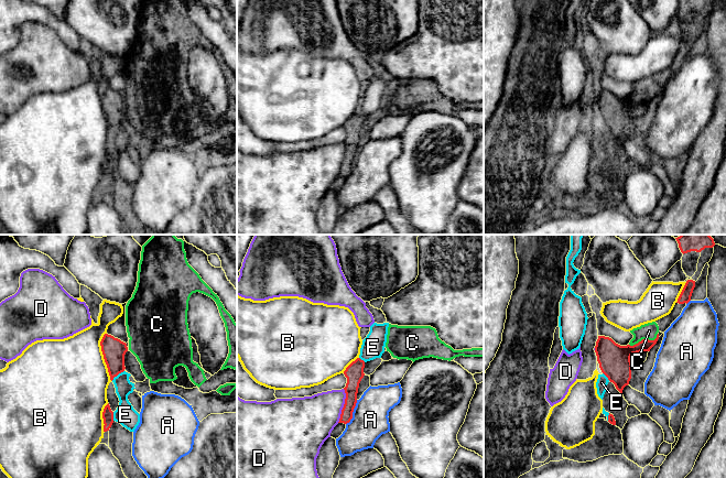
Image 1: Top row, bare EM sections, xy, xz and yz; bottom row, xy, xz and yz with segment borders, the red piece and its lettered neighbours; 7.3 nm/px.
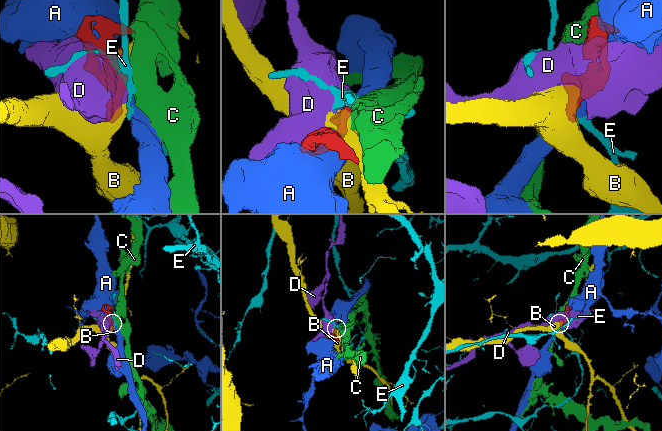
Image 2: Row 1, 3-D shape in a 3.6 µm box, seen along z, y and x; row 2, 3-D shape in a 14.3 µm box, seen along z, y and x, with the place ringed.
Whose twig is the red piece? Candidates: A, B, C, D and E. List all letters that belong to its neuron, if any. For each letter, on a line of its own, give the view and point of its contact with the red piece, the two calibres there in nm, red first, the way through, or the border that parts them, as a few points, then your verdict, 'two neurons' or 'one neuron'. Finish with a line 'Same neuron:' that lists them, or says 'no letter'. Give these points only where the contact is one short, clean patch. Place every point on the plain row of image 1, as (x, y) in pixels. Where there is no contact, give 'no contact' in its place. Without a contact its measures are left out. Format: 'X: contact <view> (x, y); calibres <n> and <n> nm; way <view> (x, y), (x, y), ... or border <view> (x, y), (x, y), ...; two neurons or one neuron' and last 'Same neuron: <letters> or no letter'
A: contact xz (353, 164); calibres 110 and 260 nm; two neurons
B: contact xy (104, 110); calibres 170 and 480 nm; two neurons
C: contact yz (643, 93); calibres 200 and 120 nm; way yz (615, 111), (643, 93), (649, 84); one neuron
D: contact xz (344, 159); calibres 130 and 320 nm; two neurons
E: contact xy (117, 128); calibres 170 and 120 nm; two neurons
Same neuron: C

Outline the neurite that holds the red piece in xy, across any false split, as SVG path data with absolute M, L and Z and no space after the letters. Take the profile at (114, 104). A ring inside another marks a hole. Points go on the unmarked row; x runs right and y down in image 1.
M105 87L100 99L110 133L112 134L115 130L126 122L124 108L128 105L127 97L111 88Z

